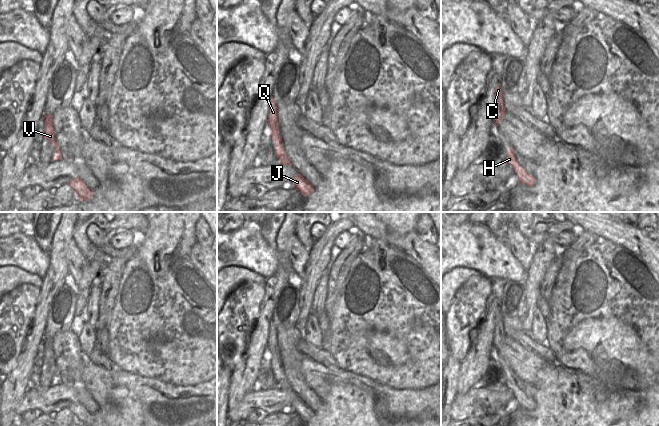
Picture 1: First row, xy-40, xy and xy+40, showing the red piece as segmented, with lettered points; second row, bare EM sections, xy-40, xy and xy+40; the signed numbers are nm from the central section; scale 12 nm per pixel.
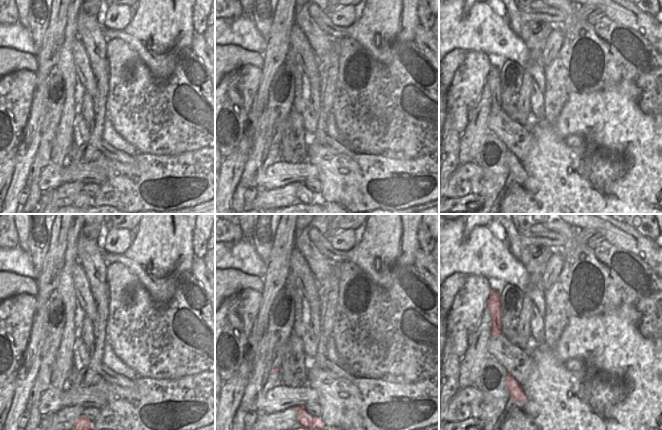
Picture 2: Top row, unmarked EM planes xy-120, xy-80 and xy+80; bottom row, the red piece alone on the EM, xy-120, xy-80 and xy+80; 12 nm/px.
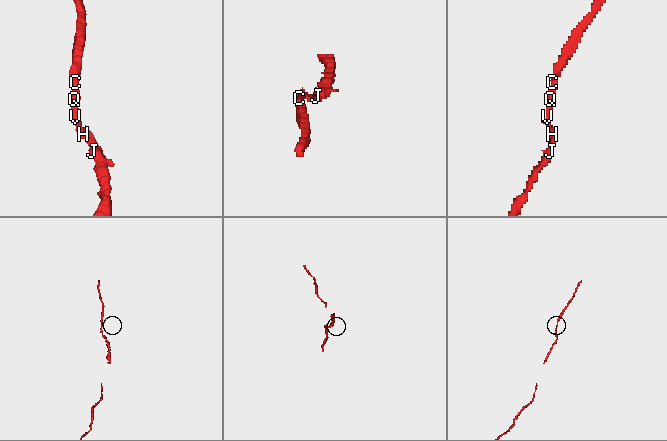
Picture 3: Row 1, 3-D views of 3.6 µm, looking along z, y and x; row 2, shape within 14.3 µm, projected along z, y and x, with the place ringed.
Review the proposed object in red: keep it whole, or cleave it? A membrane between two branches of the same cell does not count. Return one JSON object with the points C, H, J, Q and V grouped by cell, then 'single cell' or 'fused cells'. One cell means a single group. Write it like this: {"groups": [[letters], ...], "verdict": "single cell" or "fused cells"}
{"groups": [["C", "H", "J", "Q", "V"]], "verdict": "single cell"}

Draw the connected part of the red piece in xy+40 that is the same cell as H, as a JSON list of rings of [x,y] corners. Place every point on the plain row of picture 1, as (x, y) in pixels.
[[[512,371],[506,374],[506,386],[512,391],[512,394],[518,401],[519,408],[524,408],[528,411],[535,409],[533,400],[527,397],[524,392],[519,389]]]

